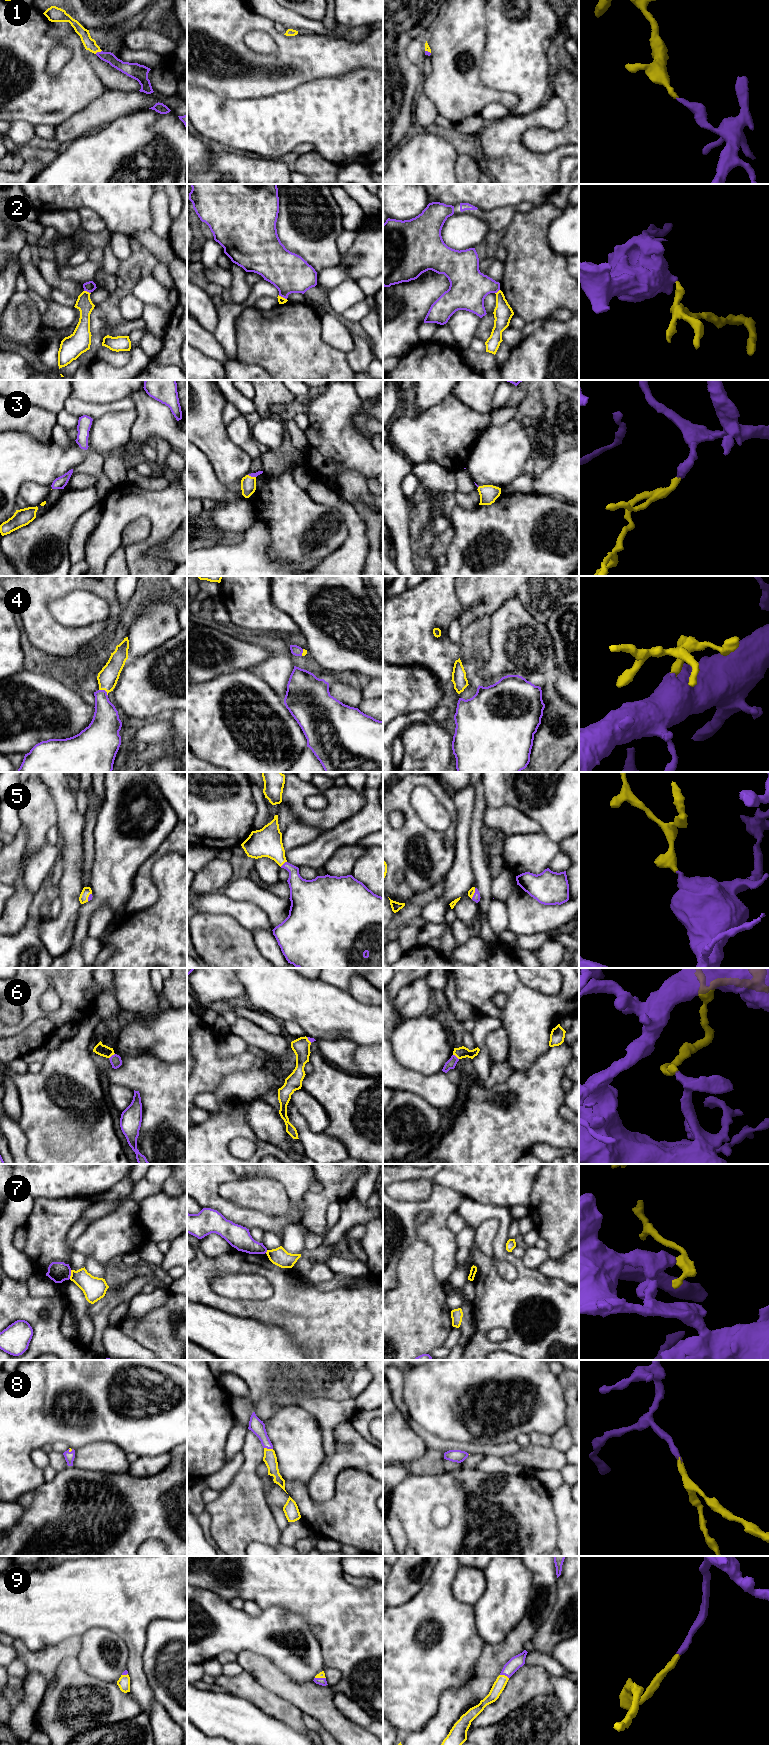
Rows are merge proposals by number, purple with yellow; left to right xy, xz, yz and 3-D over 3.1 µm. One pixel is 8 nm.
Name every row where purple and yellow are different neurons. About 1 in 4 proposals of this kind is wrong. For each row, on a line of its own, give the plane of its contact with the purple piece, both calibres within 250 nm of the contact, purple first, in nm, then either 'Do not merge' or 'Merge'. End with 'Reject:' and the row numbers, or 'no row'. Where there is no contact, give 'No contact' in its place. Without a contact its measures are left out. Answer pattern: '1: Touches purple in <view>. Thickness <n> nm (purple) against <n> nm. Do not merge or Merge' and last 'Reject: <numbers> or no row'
1: Touches purple in xy. Thickness 100 nm (purple) against 100 nm. Merge
2: Touches purple in xy. Thickness 90 nm (purple) against 120 nm. Do not merge
3: Touches purple in xz. Thickness 40 nm (purple) against 130 nm. Merge
4: Touches purple in xy. Thickness 220 nm (purple) against 160 nm. Merge
5: Touches purple in xz. Thickness 180 nm (purple) against 240 nm. Merge
6: Touches purple in xy. Thickness 90 nm (purple) against 90 nm. Merge
7: Touches purple in xy. Thickness 160 nm (purple) against 190 nm. Do not merge
8: Touches purple in xz. Thickness 120 nm (purple) against 110 nm. Merge
9: Touches purple in yz. Thickness 100 nm (purple) against 90 nm. Merge
Reject: 2, 7

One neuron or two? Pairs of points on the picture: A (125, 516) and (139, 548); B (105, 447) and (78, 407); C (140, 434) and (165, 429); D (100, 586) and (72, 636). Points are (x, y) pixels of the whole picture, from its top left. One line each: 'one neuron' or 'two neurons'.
A: one neuron
B: two neurons
C: one neuron
D: one neuron

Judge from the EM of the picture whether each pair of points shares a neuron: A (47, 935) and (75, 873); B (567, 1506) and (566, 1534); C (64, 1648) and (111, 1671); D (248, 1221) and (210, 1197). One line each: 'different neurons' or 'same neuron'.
A: same neuron
B: same neuron
C: different neurons
D: same neuron

